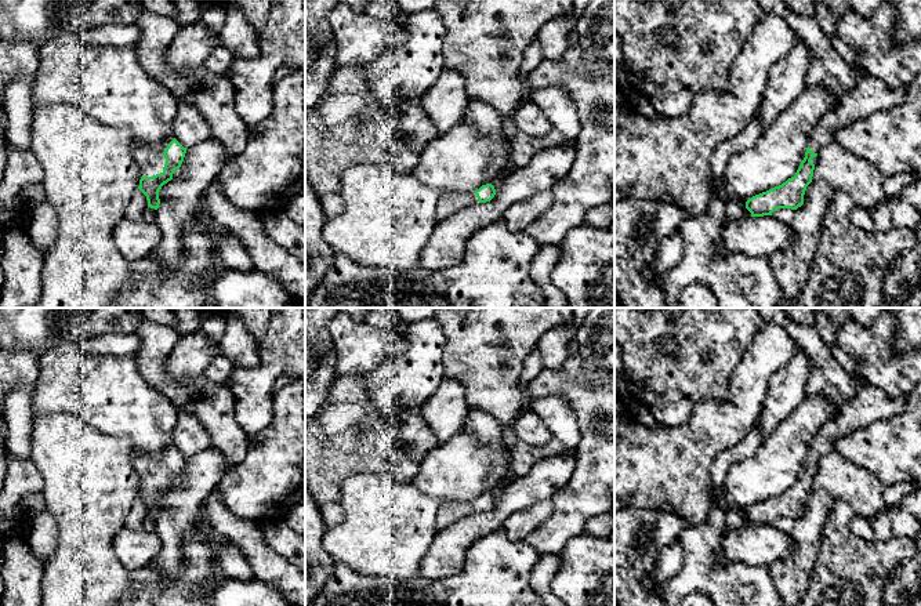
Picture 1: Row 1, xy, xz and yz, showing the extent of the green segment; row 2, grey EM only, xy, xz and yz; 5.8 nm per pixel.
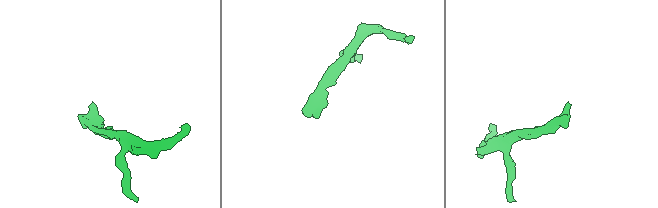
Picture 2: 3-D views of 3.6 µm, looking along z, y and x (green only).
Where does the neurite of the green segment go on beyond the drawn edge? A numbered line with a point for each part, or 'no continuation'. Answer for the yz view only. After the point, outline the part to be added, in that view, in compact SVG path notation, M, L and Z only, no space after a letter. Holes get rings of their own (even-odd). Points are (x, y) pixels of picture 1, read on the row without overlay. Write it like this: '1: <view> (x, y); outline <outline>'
1: yz (870, 403); outline M870 384L859 388L856 396L844 403L840 413L812 440L808 456L819 462L824 454L834 450L831 439L834 435L851 433L874 421L899 414L904 410L907 400L909 398L889 398L882 389Z

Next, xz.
1: xz (449, 512); outline M443 501L438 511L436 527L438 530L442 530L463 519L464 516L469 516L478 512L479 511L475 502Z

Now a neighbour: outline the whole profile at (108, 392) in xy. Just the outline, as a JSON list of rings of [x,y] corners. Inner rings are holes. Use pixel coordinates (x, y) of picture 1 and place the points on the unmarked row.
[[[66,342],[39,353],[40,375],[32,398],[32,418],[52,413],[73,413],[94,429],[131,442],[133,454],[159,458],[173,443],[178,410],[170,399],[148,384],[138,371],[134,353],[123,356],[91,355],[81,349],[80,342]]]

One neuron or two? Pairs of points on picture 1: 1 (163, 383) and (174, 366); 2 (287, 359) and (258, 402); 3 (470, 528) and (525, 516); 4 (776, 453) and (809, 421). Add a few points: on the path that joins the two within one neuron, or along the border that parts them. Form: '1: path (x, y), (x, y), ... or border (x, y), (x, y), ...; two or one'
1: border (176, 343), (166, 373), (177, 381), (194, 381); two
2: path (276, 369), (258, 387), (258, 391); one
3: border (533, 503), (517, 510), (501, 525); two
4: path (784, 445), (801, 428); one

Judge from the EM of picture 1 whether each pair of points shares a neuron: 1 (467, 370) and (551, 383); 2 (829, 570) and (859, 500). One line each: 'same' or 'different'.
1: different
2: different

